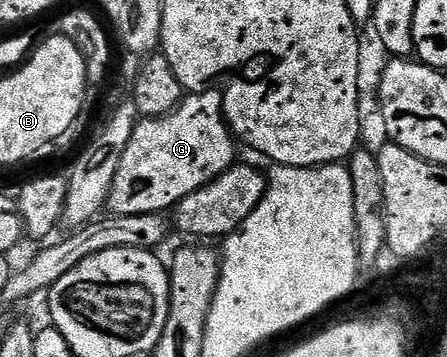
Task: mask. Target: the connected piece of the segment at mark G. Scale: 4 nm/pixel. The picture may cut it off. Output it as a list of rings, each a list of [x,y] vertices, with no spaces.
[[[215,91],[192,92],[184,96],[183,102],[172,113],[167,113],[164,117],[149,117],[136,124],[129,143],[123,149],[117,175],[107,193],[106,208],[114,216],[136,217],[146,213],[166,214],[174,210],[181,199],[185,199],[193,191],[202,189],[204,185],[208,185],[236,164],[237,141],[228,129],[227,118],[223,115],[222,92],[211,92]]]

